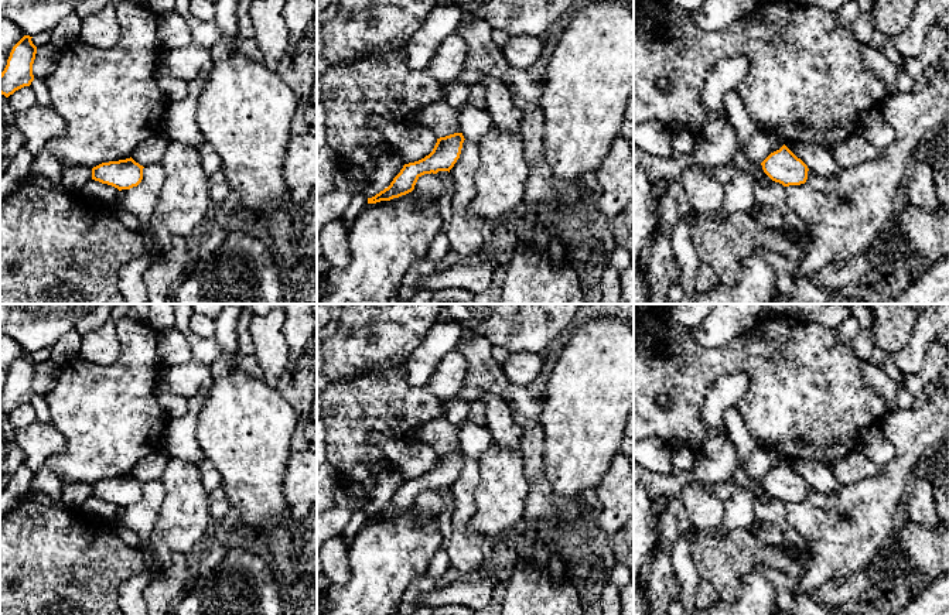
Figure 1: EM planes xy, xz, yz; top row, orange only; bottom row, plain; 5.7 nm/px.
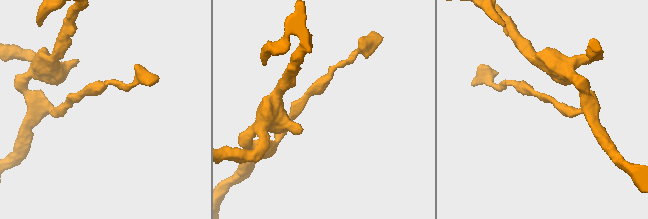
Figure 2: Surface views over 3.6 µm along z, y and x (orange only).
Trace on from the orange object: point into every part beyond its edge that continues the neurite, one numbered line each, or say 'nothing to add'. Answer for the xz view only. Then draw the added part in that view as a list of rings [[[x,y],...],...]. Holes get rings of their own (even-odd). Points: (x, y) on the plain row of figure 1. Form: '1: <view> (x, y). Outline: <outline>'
nothing to add

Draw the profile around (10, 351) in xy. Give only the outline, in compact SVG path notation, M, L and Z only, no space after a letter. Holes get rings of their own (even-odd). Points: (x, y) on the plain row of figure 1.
M0 335L0 392L7 382L13 363L24 353L24 349L10 336Z

